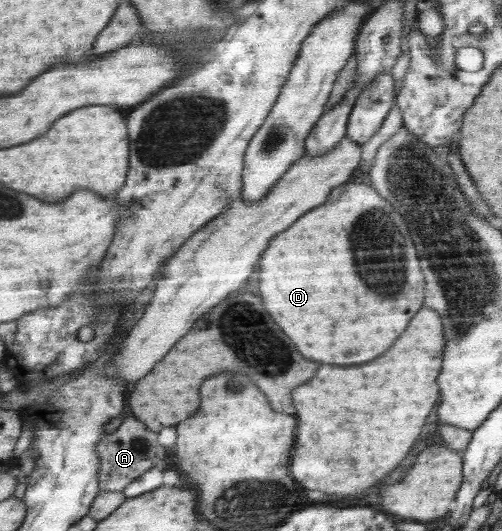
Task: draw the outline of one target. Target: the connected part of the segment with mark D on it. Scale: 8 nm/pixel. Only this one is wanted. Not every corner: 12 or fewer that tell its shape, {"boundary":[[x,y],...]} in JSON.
{"boundary":[[348,182],[260,258],[312,361],[376,359],[422,309],[406,221]]}

